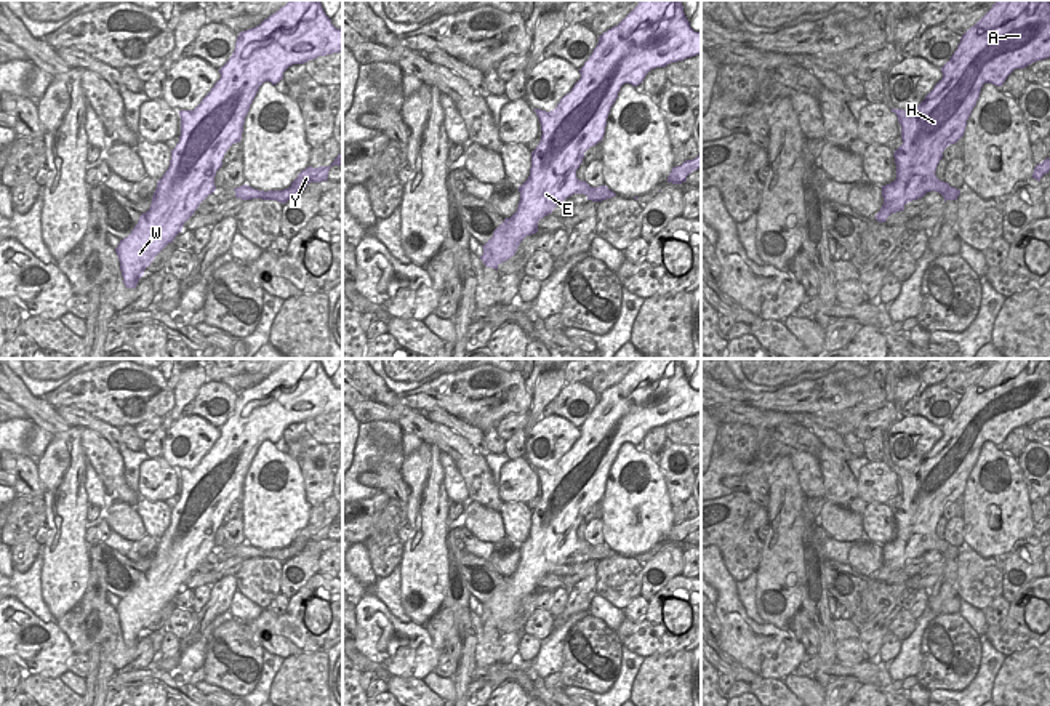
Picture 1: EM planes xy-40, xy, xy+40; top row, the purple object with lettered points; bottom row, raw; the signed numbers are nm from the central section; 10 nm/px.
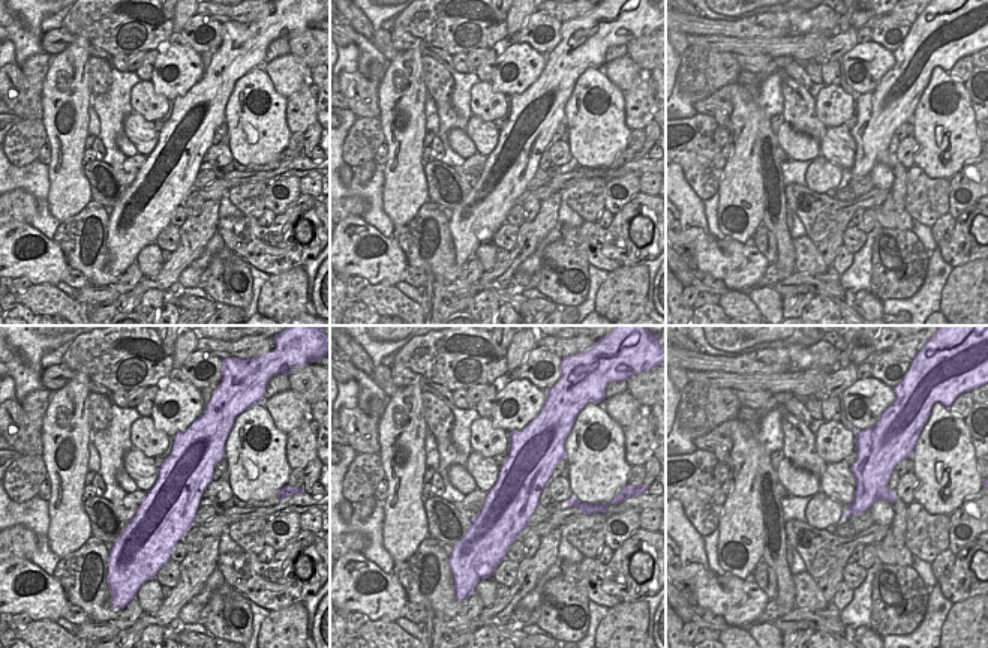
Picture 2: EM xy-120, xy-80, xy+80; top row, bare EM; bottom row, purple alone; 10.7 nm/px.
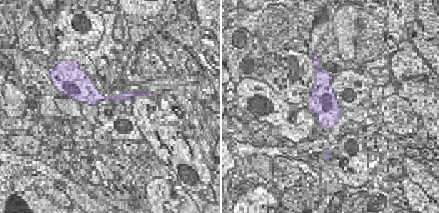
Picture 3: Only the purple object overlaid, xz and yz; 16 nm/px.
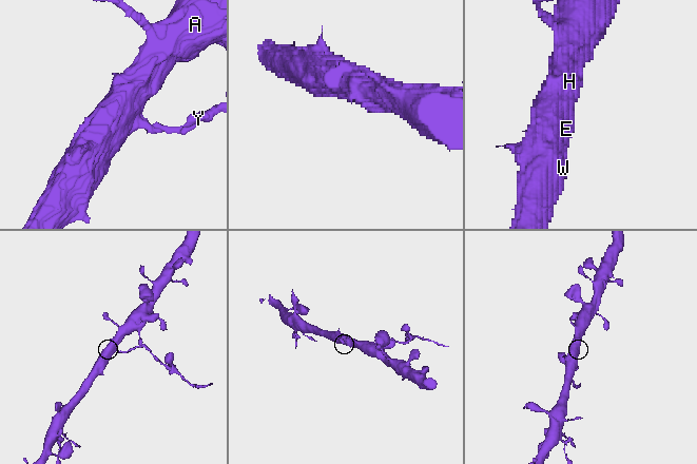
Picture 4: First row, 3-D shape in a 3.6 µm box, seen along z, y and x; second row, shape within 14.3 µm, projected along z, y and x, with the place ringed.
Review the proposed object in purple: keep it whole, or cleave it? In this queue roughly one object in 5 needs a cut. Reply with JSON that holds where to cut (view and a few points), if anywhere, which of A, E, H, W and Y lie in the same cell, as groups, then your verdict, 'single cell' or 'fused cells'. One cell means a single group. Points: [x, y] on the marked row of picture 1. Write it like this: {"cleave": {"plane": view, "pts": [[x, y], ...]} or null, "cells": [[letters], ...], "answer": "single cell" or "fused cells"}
{"cleave": {"plane": "xy", "pts": [[593, 188], [585, 194]]}, "cells": [["A", "E", "H", "W"], ["Y"]], "answer": "fused cells"}

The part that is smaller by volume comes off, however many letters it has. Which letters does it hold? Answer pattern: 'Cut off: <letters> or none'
Cut off: Y

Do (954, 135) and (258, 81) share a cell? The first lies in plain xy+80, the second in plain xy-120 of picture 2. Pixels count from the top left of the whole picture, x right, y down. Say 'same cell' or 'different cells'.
same cell

